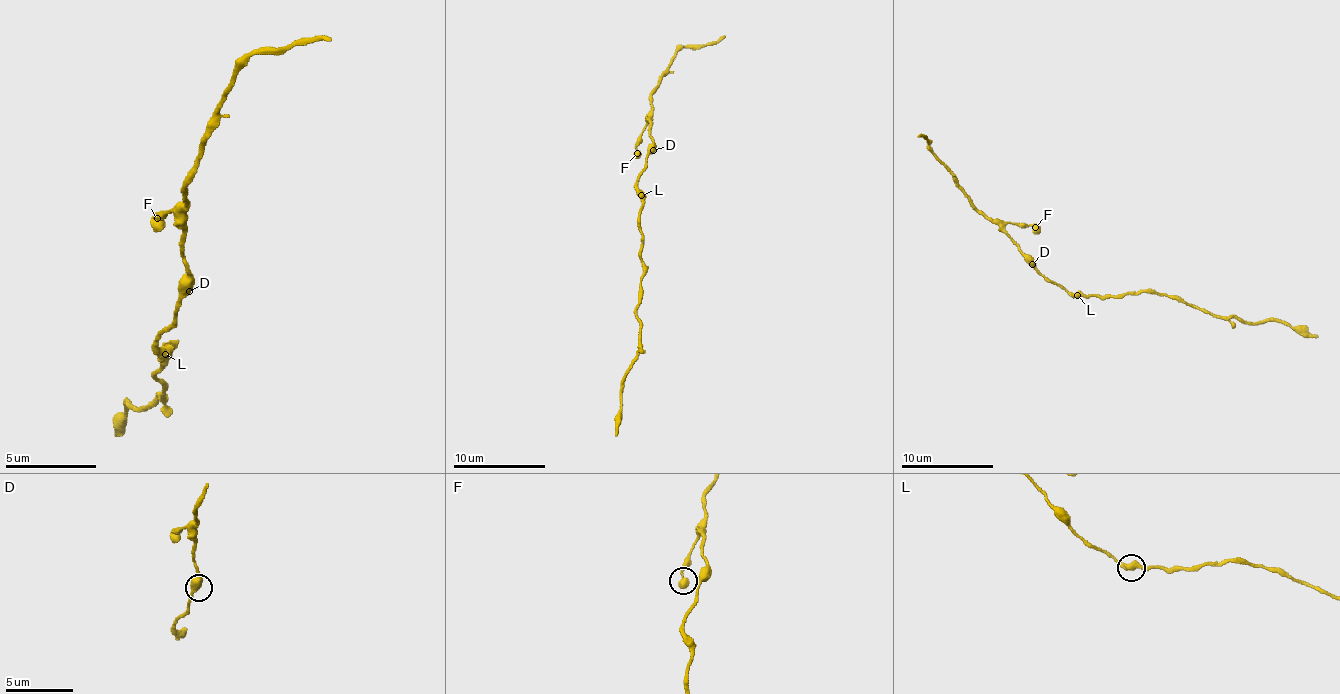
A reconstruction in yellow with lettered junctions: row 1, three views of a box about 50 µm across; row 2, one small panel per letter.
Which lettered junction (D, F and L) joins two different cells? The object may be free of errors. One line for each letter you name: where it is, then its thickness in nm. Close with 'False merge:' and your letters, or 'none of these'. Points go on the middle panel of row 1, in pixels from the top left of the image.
False merge: none of these

